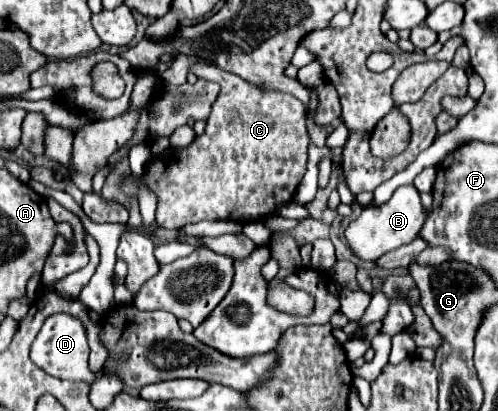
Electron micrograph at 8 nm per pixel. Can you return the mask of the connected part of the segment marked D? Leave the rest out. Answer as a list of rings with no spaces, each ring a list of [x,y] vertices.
[[[55,313],[45,319],[37,339],[33,341],[31,347],[31,361],[41,367],[45,373],[59,377],[59,379],[69,379],[69,381],[83,381],[93,383],[97,376],[88,368],[90,348],[87,343],[87,329],[83,323],[67,313]]]

